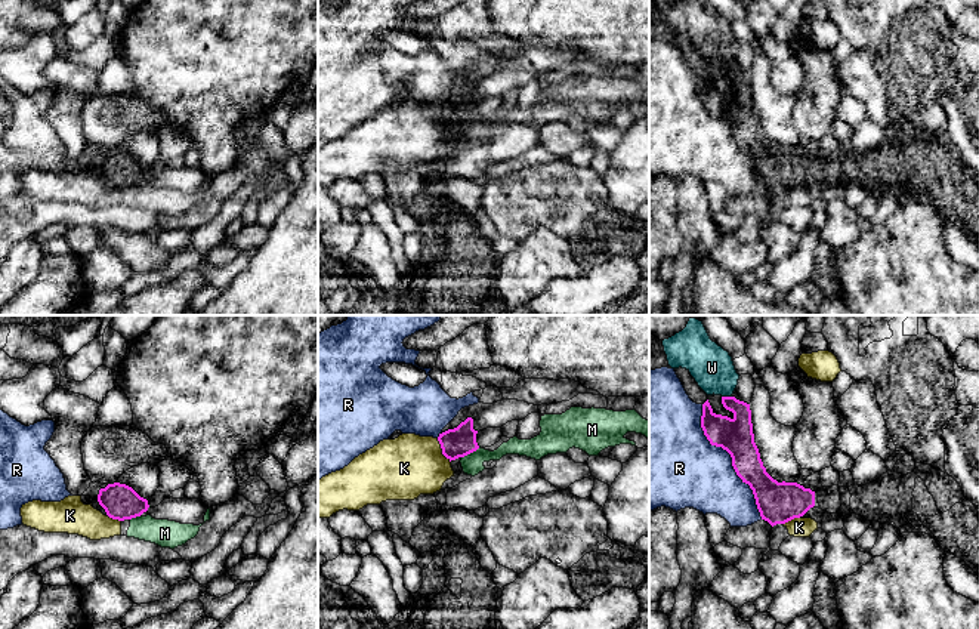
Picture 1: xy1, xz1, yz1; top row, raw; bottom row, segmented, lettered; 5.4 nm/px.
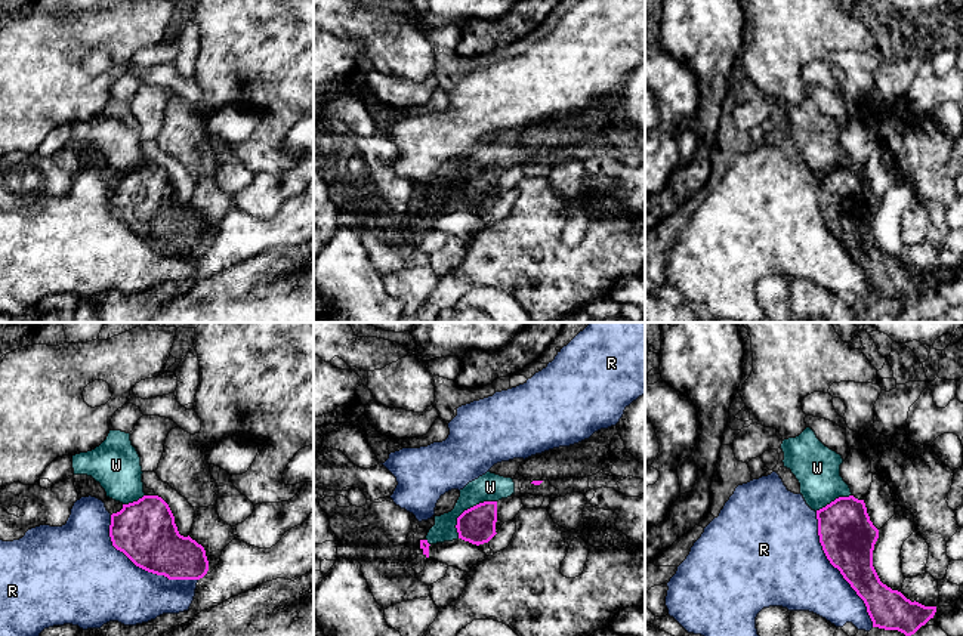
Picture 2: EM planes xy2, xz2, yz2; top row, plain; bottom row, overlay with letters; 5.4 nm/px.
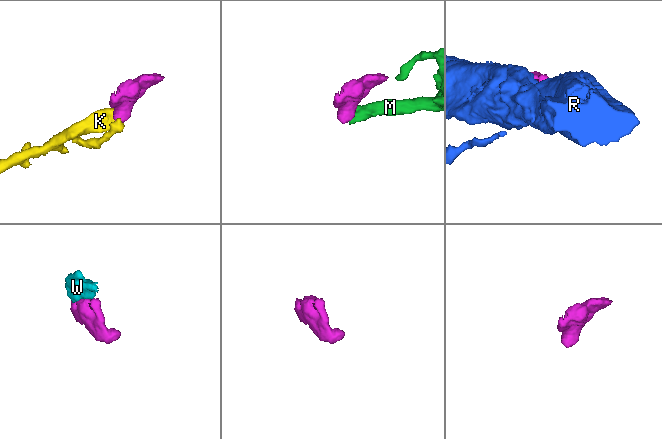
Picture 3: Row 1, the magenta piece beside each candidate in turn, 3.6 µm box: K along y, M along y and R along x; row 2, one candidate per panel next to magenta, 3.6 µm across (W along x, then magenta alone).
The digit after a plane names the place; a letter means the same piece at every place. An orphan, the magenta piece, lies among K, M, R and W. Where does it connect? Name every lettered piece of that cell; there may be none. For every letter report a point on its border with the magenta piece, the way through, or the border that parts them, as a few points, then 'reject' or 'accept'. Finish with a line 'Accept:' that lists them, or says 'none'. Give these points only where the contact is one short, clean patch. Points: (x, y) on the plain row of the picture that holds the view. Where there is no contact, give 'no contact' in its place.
K: meets magenta in xz1 at (442, 119); border along xz1 (437, 107), (441, 122), (450, 130); reject
M: meets magenta in xz1 at (471, 120); border along xz1 (479, 116), (462, 126); reject
R: meets magenta in yz1 at (731, 125); reject
W: meets magenta in xz2 at (468, 178); border along xz2 (496, 169), (484, 169), (468, 176), (457, 187), (457, 206); reject
Accept: none

